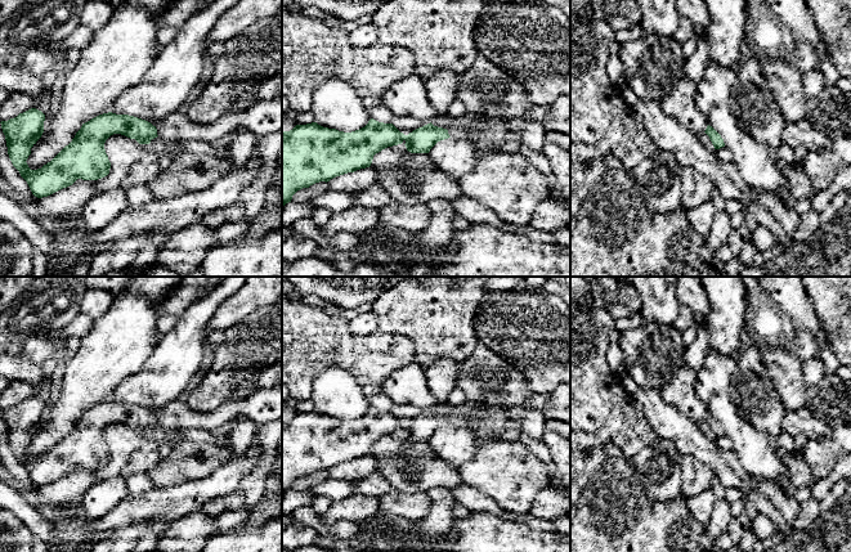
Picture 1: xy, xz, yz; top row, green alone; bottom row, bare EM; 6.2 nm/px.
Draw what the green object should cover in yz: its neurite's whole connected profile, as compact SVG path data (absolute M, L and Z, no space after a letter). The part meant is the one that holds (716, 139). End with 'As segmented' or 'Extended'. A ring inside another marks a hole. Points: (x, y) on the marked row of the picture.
M708 125L704 133L709 136L715 149L725 147L724 139L712 126Z. As segmented

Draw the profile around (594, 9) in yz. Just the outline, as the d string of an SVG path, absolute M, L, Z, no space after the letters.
M570 0L570 12L581 18L609 21L612 15L621 15L621 0Z

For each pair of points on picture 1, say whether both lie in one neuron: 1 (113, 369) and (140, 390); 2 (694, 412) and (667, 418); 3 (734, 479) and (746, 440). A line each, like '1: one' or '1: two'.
1: two
2: two
3: two

